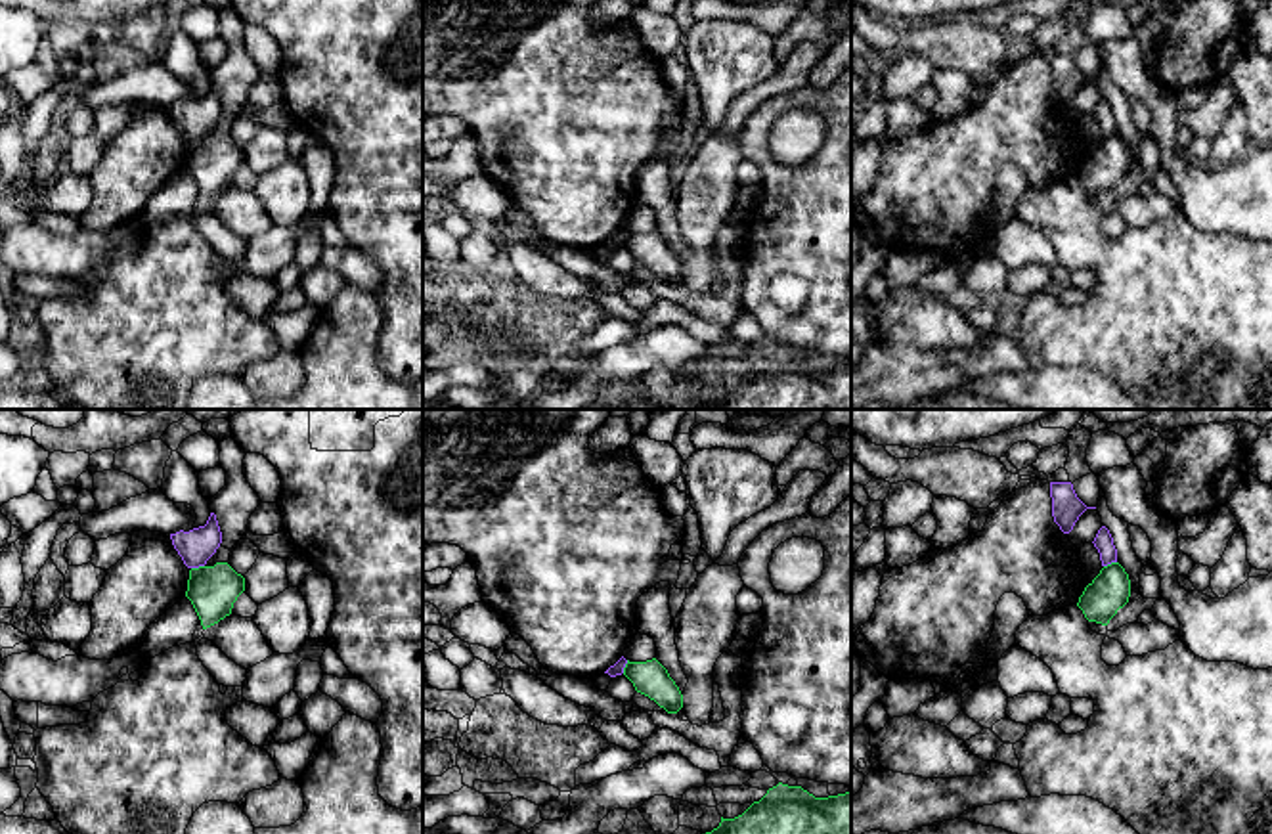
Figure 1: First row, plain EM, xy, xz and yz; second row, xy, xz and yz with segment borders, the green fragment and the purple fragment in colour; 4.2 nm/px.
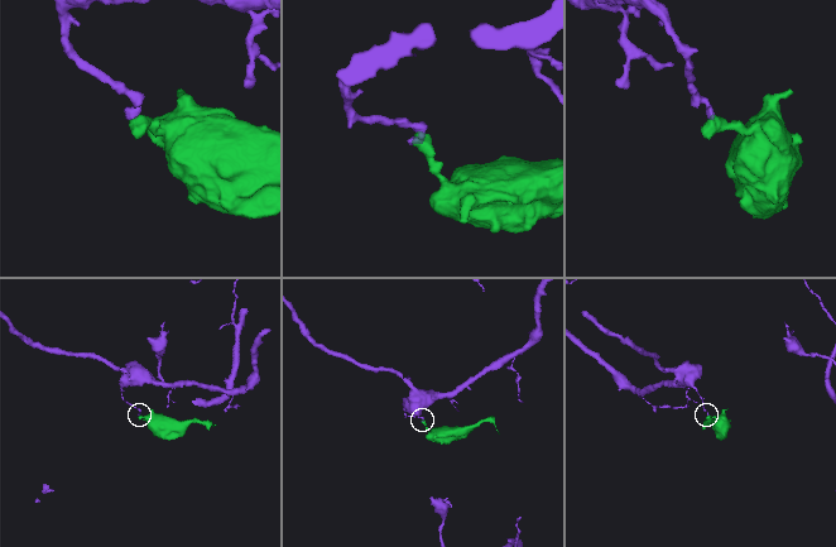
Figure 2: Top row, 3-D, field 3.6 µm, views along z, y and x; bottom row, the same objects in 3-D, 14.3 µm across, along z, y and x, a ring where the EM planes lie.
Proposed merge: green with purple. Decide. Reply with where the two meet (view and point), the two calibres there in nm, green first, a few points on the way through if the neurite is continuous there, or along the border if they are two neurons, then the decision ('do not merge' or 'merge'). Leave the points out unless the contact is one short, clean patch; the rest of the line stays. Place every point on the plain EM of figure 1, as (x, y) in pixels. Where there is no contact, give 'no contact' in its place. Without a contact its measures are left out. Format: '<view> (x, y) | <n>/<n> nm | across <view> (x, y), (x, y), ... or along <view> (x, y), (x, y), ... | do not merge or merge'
xy (199, 138) | 200/150 nm | along xy (203, 136), (192, 140) | do not merge

